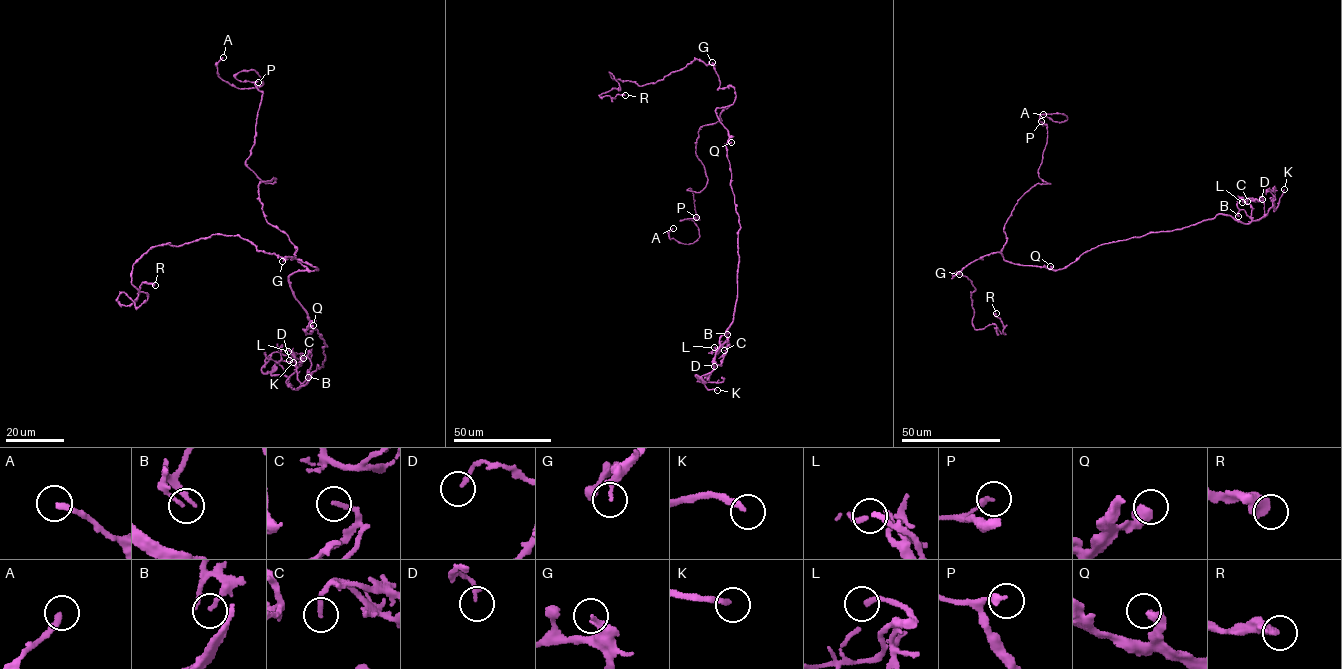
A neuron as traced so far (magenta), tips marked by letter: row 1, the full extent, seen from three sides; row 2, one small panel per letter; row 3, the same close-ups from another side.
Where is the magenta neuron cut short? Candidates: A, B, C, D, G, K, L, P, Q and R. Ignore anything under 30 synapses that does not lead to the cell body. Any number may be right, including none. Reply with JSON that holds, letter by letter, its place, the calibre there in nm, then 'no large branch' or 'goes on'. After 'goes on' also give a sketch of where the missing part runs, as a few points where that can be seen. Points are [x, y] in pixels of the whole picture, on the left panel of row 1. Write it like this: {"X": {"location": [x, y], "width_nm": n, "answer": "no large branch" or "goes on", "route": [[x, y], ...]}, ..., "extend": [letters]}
{"A": {"location": [223, 57], "width_nm": 280, "answer": "no large branch"}, "B": {"location": [308, 377], "width_nm": 140, "answer": "no large branch"}, "C": {"location": [303, 358], "width_nm": 180, "answer": "no large branch"}, "D": {"location": [289, 360], "width_nm": 170, "answer": "no large branch"}, "G": {"location": [282, 261], "width_nm": 200, "answer": "no large branch"}, "K": {"location": [293, 362], "width_nm": 220, "answer": "goes on", "route": [[293, 362], [299, 363], [299, 360], [287, 353], [281, 335], [280, 349], [285, 354]]}, "L": {"location": [288, 351], "width_nm": 240, "answer": "no large branch"}, "P": {"location": [258, 82], "width_nm": 240, "answer": "no large branch"}, "Q": {"location": [313, 325], "width_nm": 440, "answer": "no large branch"}, "R": {"location": [155, 285], "width_nm": 460, "answer": "no large branch"}, "extend": ["K"]}

